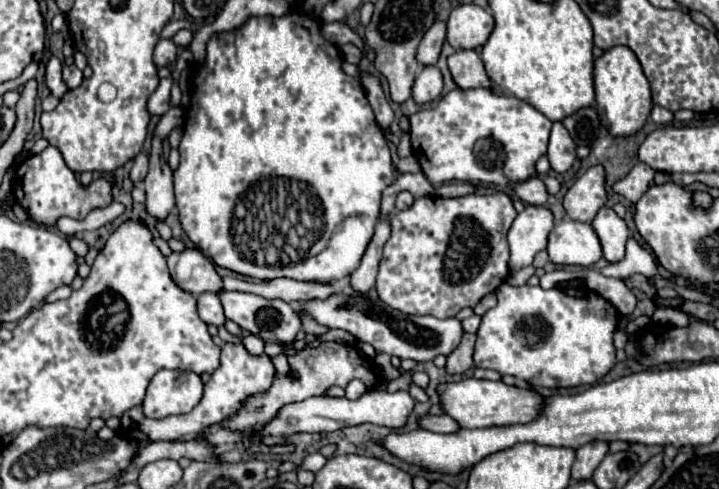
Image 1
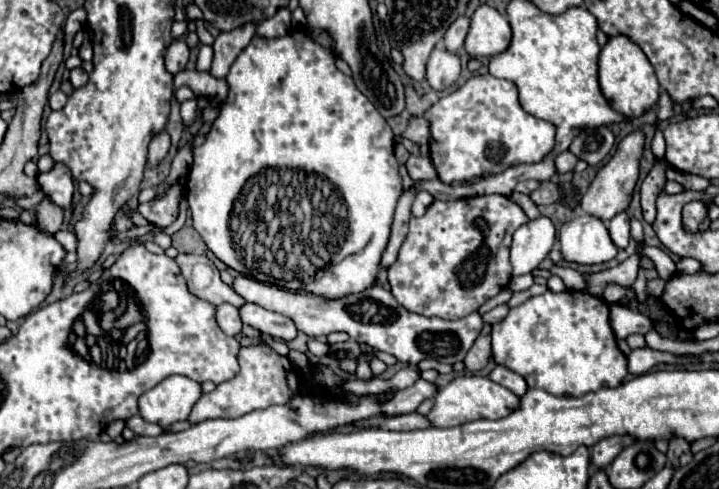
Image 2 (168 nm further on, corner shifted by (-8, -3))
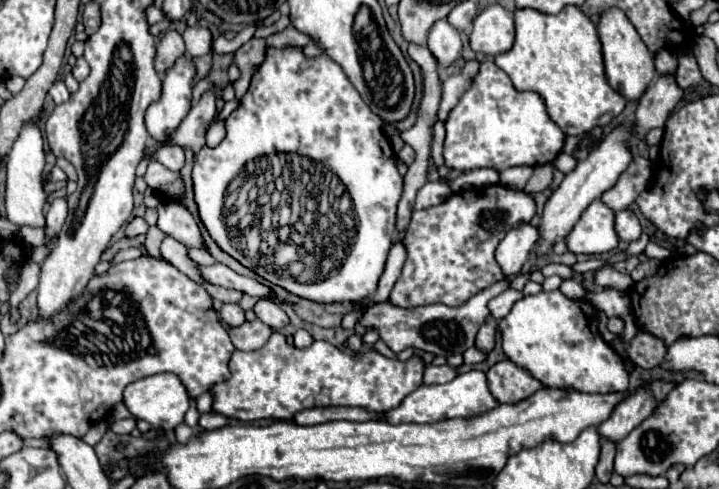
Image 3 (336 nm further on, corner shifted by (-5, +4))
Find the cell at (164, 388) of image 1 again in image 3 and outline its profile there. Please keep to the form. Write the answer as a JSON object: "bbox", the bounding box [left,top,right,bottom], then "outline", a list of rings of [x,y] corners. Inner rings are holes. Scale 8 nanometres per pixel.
{"bbox":[124,373,190,431],"outline":[[[158,373],[130,383],[124,389],[124,403],[136,419],[144,419],[152,427],[162,427],[170,431],[184,421],[184,413],[190,407],[190,395],[184,383],[174,373]]]}

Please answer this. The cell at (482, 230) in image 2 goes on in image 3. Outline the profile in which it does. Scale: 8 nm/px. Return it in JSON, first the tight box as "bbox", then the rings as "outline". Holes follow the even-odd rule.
{"bbox":[390,185,536,307],"outline":[[[504,185],[454,193],[440,205],[414,211],[402,237],[406,263],[390,293],[390,301],[398,307],[432,303],[448,307],[464,305],[472,295],[504,279],[504,273],[494,259],[494,251],[512,227],[528,223],[534,213],[536,205],[528,193]]]}

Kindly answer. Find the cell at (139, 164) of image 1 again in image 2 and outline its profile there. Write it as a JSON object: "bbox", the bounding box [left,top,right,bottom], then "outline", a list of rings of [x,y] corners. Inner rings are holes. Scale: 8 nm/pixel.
{"bbox":[149,130,171,166],"outline":[[[165,130],[159,132],[159,134],[155,134],[151,138],[151,144],[149,144],[149,164],[157,166],[167,156],[169,146],[171,146],[171,136]]]}

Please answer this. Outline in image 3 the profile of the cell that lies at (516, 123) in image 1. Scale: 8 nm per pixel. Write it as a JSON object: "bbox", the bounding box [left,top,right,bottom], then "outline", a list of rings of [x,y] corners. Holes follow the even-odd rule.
{"bbox":[444,61,564,171],"outline":[[[482,61],[478,75],[472,79],[472,87],[460,97],[458,105],[450,111],[446,123],[446,139],[444,139],[444,165],[456,171],[470,171],[480,167],[494,167],[498,171],[516,167],[516,165],[546,165],[552,163],[564,145],[564,133],[558,125],[550,121],[546,115],[544,103],[540,95],[530,91],[516,91],[512,87],[510,77],[494,65],[494,61]]]}

